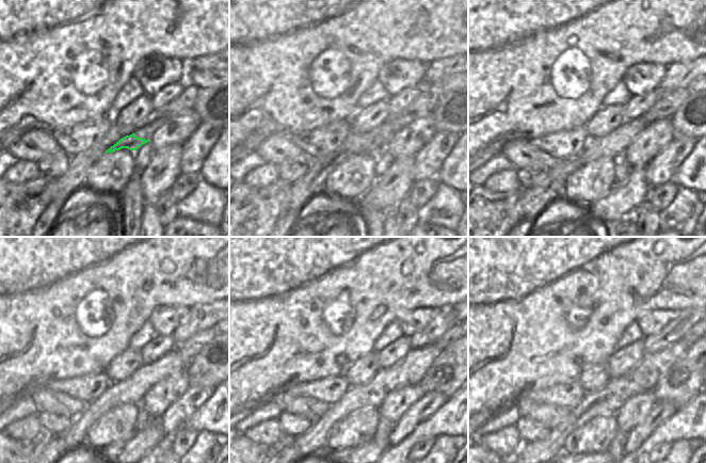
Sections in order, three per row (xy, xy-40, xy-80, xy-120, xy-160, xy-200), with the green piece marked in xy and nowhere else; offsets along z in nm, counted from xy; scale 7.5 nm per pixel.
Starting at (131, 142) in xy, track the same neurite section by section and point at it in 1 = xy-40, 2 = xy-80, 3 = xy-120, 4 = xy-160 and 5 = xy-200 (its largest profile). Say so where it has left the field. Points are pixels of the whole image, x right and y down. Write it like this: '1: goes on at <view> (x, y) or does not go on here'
1: goes on at xy-40 (373, 142)
2: goes on at xy-80 (612, 145)
3: goes on at xy-120 (131, 390)
4: goes on at xy-160 (410, 370)
5: goes on at xy-200 (608, 400)

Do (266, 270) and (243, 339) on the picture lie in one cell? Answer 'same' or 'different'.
same

